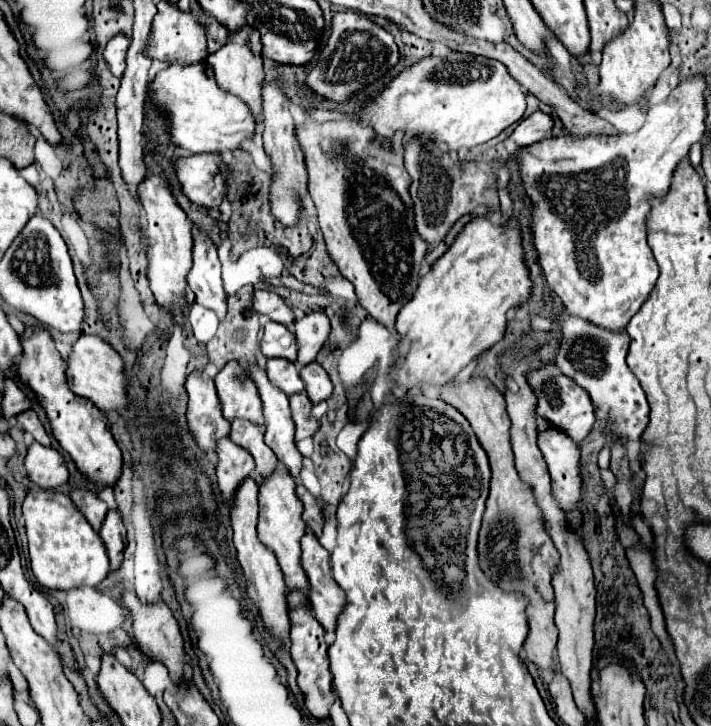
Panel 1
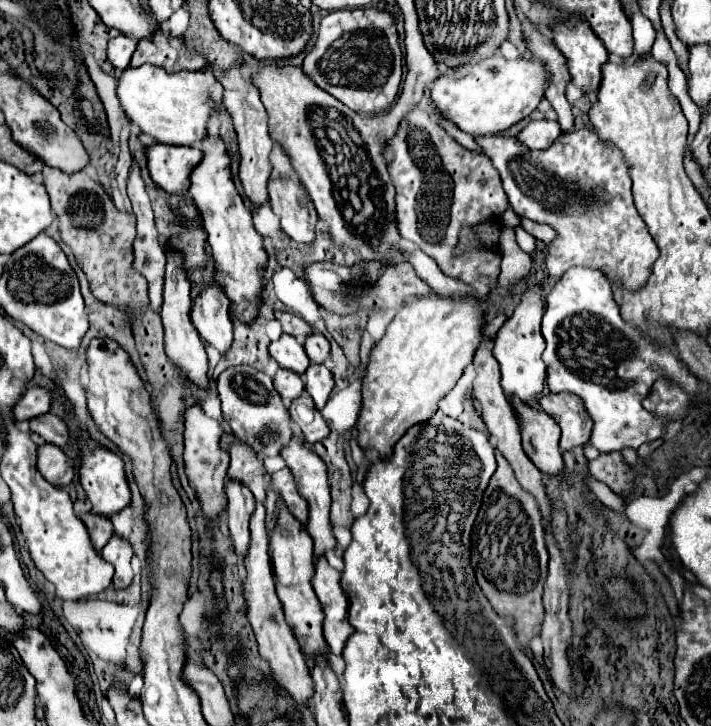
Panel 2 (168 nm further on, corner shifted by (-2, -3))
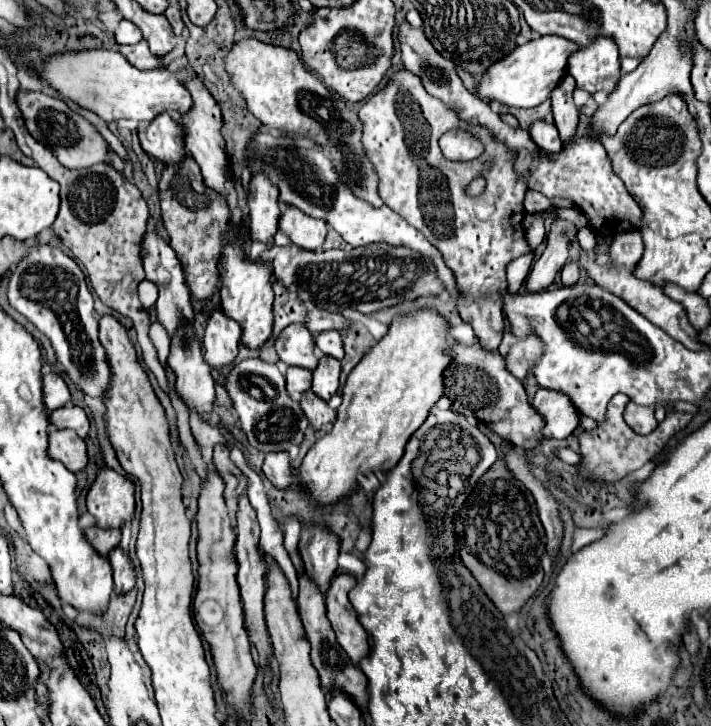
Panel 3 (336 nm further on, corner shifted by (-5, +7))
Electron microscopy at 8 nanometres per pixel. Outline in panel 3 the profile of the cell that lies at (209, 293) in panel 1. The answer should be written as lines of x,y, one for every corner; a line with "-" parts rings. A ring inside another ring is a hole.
214,308
206,320
204,332
204,358
212,368
230,364
238,354
242,330
238,322
228,318
220,308

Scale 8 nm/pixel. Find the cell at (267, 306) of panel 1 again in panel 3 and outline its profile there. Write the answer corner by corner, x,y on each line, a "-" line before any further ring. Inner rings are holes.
310,310
306,314
306,328
310,330
312,336
316,336
316,332
324,332
324,330
344,330
348,328
348,322
340,316
340,314
332,314
332,312
326,312
326,310

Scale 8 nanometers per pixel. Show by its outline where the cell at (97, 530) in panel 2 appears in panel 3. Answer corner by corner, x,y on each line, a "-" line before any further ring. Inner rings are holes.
90,526
86,532
86,538
88,542
102,554
106,556
114,546
118,546
120,542
120,530
114,530
114,528
100,528
100,526

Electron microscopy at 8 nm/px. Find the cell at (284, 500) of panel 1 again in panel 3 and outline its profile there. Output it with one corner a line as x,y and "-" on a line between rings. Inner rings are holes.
302,572
298,576
298,582
300,582
300,592
298,592
298,614
300,614
300,620
304,624
304,632
306,632
306,640
310,642
312,646
312,652
310,652
310,658
312,658
312,664
314,668
318,670
320,674
320,682
322,682
322,690
326,694
330,694
330,690
334,686
340,686
352,700
354,704
364,710
366,708
366,700
368,700
368,694
366,694
366,676
362,674
360,668
356,668
348,654
338,646
336,638
334,638
334,630
326,618
326,604
324,604
324,594
318,590
318,584
306,574

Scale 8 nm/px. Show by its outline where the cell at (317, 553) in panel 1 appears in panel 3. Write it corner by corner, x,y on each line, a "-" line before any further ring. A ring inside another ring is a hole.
336,574
330,580
330,588
326,592
326,610
338,644
346,650
354,666
358,666
358,662
368,654
368,634
358,622
358,616
348,600
348,592
354,584
354,576

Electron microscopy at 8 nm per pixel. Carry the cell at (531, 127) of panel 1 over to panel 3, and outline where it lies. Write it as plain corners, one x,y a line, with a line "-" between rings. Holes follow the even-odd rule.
536,120
530,126
530,136
546,152
558,152
558,150
562,150
562,140
560,140
558,130
556,130
554,124
546,124
544,120

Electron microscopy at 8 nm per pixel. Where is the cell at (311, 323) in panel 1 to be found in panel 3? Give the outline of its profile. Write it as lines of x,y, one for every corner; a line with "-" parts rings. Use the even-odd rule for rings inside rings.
330,330
330,332
322,332
316,336
316,346
328,354
328,356
334,356
338,360
344,358
344,348
342,348
342,338
336,330

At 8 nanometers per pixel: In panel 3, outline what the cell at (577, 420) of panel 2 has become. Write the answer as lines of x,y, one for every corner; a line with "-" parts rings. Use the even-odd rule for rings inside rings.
540,388
532,398
532,406
548,422
548,426
544,428
546,438
556,438
556,440
568,438
580,426
578,408
562,392

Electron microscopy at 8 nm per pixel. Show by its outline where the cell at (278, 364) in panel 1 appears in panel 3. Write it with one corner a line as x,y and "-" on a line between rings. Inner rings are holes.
290,366
286,372
286,388
290,396
300,398
302,392
310,390
312,386
312,372
306,368
298,368
298,366

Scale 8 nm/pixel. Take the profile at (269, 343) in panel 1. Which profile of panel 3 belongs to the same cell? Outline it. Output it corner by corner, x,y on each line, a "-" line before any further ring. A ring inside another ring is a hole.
290,324
276,338
276,352
280,360
288,366
302,366
314,370
314,366
318,366
314,348
314,338
304,324

